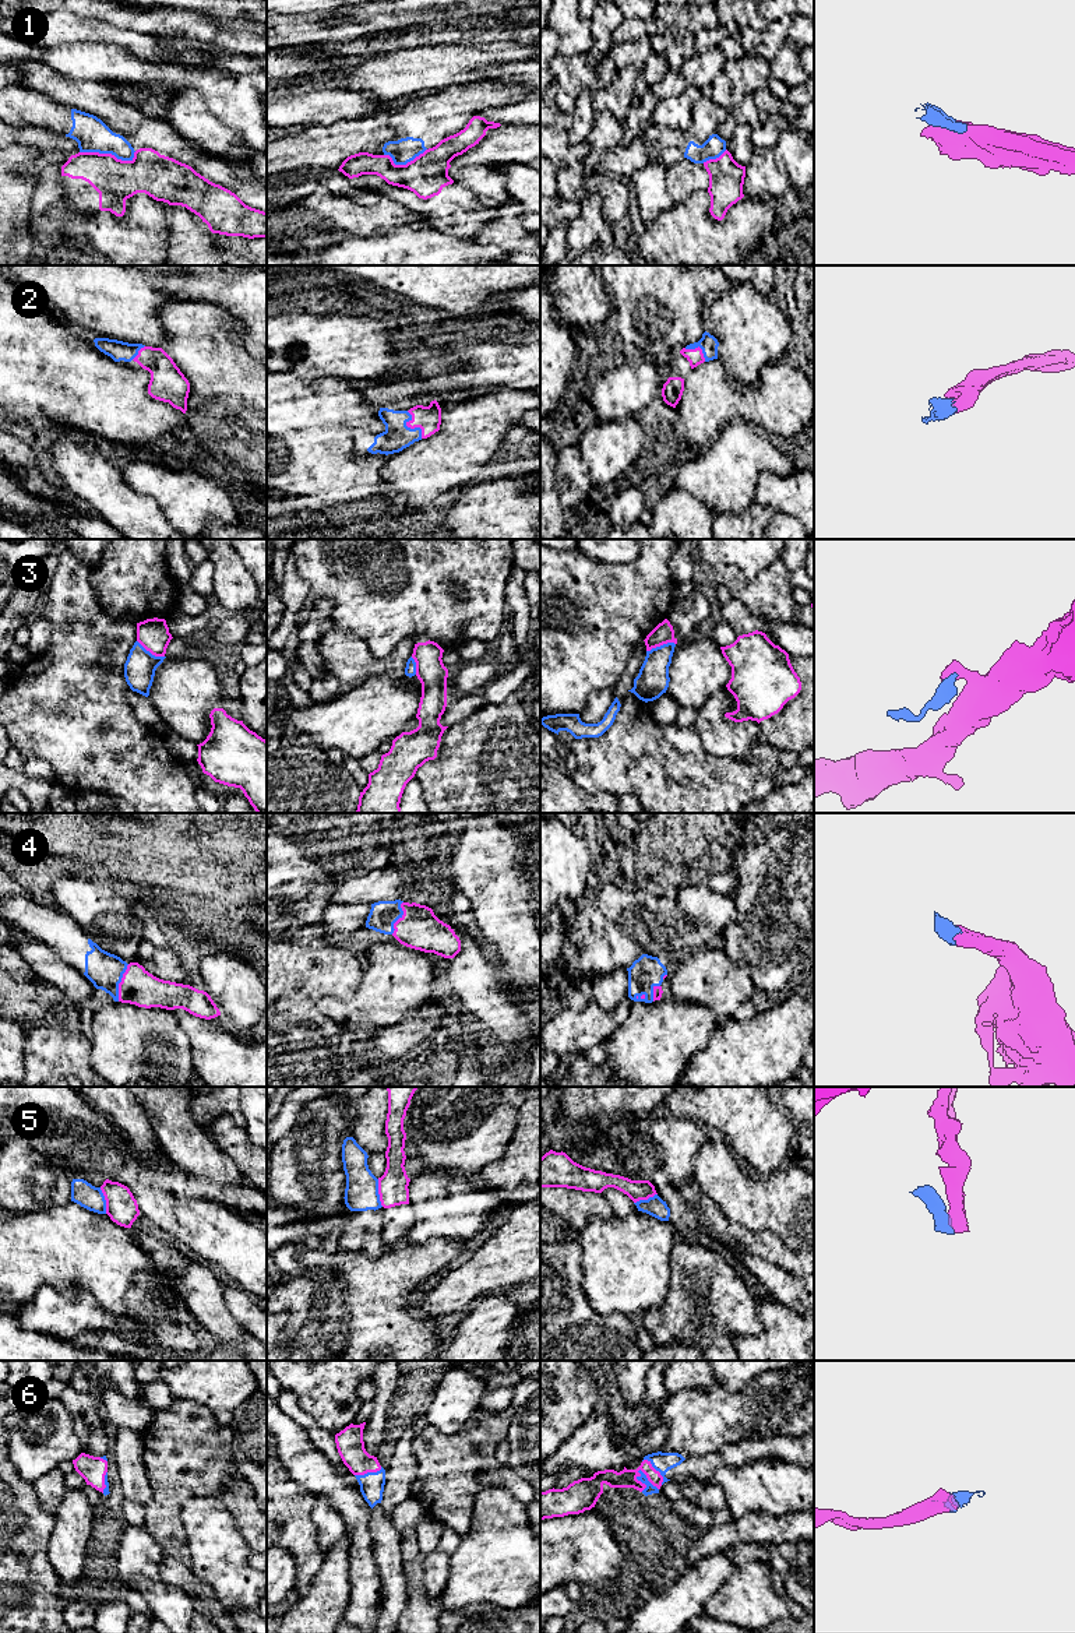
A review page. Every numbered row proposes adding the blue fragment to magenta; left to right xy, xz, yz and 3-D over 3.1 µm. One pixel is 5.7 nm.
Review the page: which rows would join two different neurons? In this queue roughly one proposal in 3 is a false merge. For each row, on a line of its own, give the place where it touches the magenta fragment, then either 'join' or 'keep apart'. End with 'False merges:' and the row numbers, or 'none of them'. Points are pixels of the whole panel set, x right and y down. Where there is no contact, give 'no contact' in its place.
1: meets magenta in xy at (109, 154); keep apart
2: meets magenta in xz at (411, 428); join
3: meets magenta in yz at (661, 644); keep apart
4: meets magenta in xy at (120, 982); join
5: meets magenta in xz at (379, 1193); keep apart
6: meets magenta in yz at (648, 1480); join
False merges: 1, 3, 5

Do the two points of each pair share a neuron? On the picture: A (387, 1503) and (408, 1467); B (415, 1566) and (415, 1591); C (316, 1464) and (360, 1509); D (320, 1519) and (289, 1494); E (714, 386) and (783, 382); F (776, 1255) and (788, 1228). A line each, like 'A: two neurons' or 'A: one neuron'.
A: one neuron
B: one neuron
C: one neuron
D: two neurons
E: one neuron
F: two neurons

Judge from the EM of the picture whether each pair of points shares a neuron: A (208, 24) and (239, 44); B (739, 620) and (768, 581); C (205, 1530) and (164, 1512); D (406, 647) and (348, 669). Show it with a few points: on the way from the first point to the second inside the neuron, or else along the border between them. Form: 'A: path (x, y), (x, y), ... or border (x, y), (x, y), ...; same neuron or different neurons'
A: path (215, 31), (232, 39); same neuron
B: border (729, 597), (740, 599), (755, 613), (779, 620); different neurons
C: border (203, 1495), (189, 1498), (182, 1506), (186, 1542); different neurons
D: path (393, 661), (387, 667), (362, 667); same neuron

